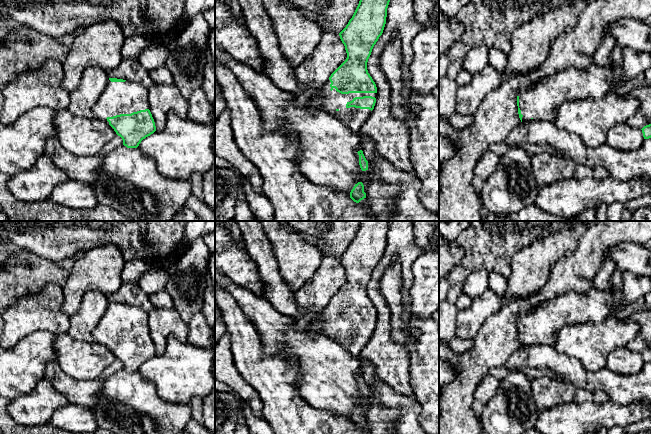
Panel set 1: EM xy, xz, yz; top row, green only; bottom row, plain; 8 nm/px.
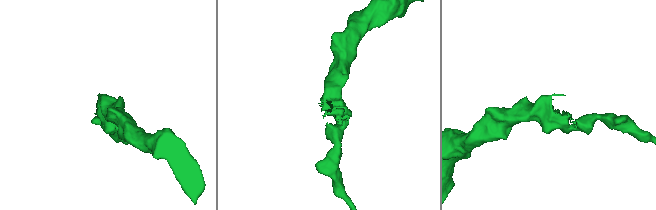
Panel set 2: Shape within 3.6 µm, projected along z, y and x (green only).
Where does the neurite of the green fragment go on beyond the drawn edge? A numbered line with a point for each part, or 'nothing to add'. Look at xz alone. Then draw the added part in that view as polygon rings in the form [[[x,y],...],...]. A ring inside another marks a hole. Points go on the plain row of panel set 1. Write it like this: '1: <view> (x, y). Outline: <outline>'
1: xz (325, 324). Outline: [[[330,304],[318,312],[316,318],[309,324],[310,334],[313,337],[324,335],[341,345],[352,356],[359,356],[371,338],[369,333],[355,331],[347,332],[346,328],[355,321],[377,320],[376,317],[349,317],[341,318],[335,312],[331,315]]]

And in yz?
1: yz (542, 325). Outline: [[[592,287],[585,293],[569,291],[562,294],[519,317],[519,332],[523,339],[522,346],[544,344],[554,346],[558,334],[564,326],[586,322],[600,323],[611,314],[613,304],[613,294],[609,289],[599,290]]]

